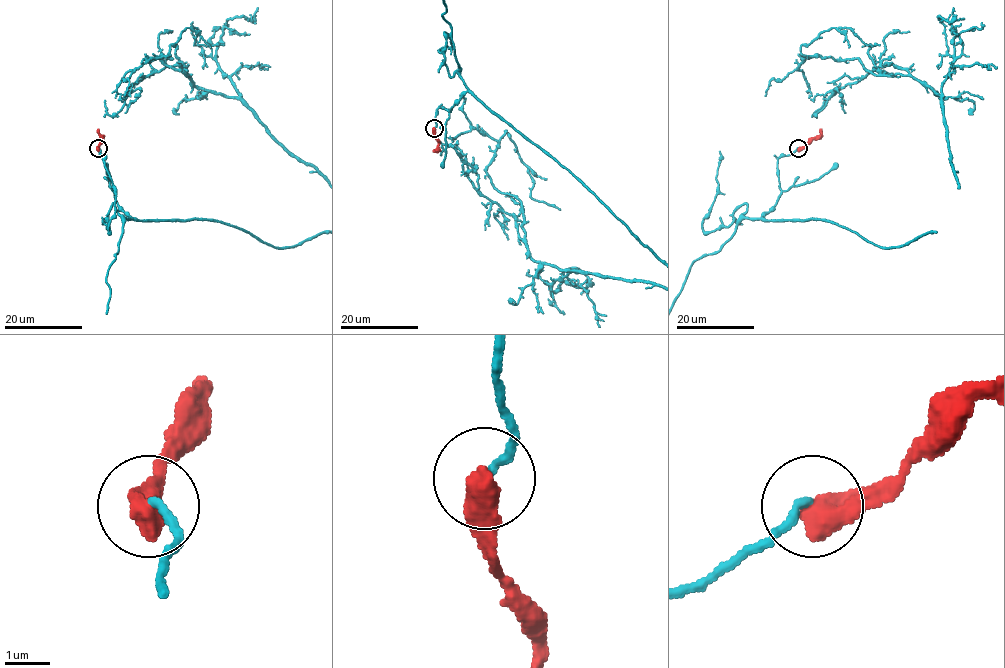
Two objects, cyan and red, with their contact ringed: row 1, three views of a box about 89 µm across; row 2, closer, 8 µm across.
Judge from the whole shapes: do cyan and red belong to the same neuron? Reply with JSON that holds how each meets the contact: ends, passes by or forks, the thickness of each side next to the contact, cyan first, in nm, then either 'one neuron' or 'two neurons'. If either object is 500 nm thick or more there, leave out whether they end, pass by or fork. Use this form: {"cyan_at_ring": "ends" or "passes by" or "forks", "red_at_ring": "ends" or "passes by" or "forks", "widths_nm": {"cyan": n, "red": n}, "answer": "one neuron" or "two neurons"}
{"widths_nm": {"cyan": 180, "red": 600}, "answer": "two neurons"}

